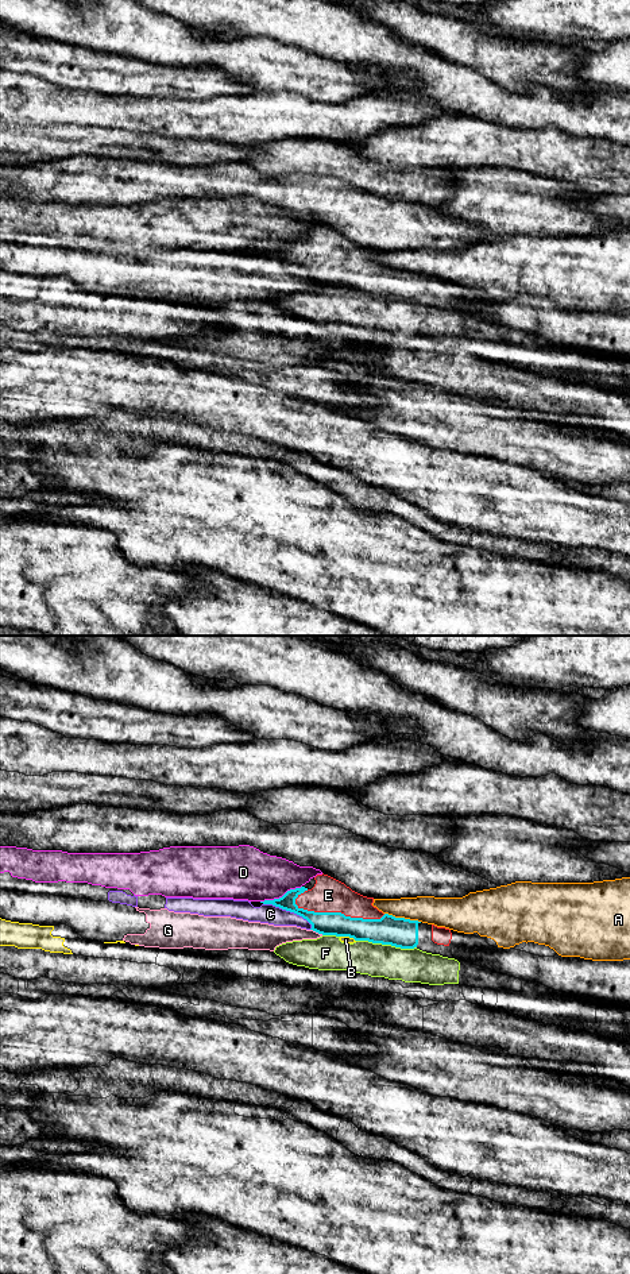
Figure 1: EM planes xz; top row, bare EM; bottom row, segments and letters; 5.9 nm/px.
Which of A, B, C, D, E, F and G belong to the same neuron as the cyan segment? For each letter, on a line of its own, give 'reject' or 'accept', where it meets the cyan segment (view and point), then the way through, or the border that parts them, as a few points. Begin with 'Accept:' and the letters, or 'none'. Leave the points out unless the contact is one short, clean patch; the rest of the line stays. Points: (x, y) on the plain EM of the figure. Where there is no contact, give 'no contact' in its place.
Accept: E
A: reject; contact xz (402, 270)
B: reject; contact xz (348, 288); border xz (340, 288), (348, 288), (355, 293)
C: reject; contact xz (289, 262)
D: reject; contact xz (282, 248)
E: accept; contact xz (339, 265)
F: reject; contact xz (386, 296)
G: reject; contact xz (317, 284)

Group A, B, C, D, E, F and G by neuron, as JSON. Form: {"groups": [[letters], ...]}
{"groups": [["A"], ["B"], ["C", "G"], ["D"], ["E"], ["F"]]}

